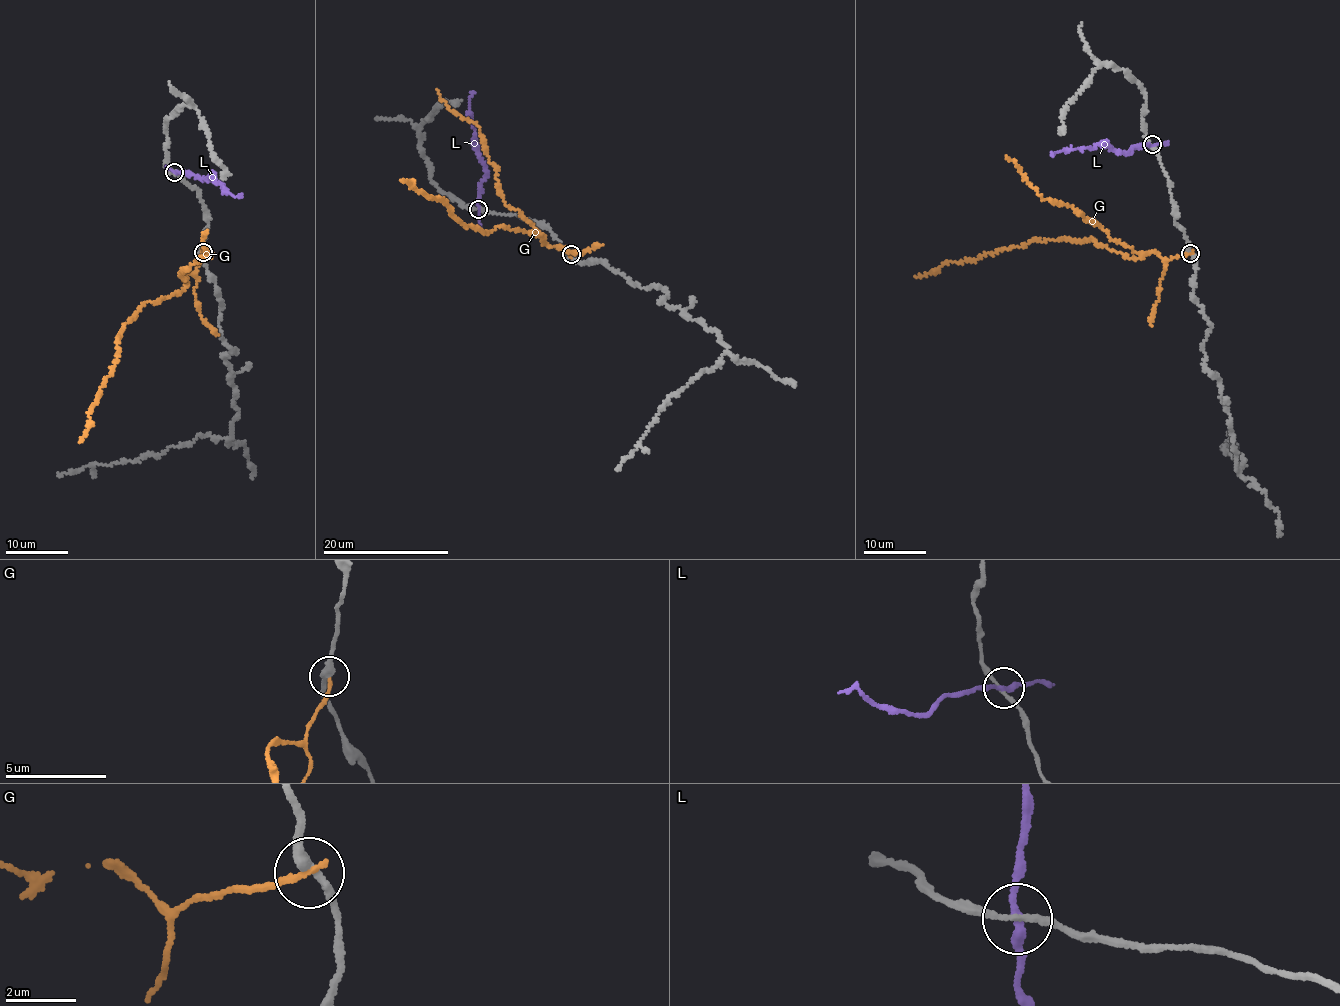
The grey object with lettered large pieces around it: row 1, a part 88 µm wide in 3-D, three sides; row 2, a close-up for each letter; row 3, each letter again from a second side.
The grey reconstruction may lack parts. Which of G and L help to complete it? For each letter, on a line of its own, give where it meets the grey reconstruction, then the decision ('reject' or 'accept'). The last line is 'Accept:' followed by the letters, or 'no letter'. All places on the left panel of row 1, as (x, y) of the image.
G: meets grey at (203, 252); reject
L: meets grey at (174, 172); reject
Accept: no letter

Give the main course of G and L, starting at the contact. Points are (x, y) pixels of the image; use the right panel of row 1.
G: (1191, 253), (1166, 259), (1152, 252), (1133, 259), (1092, 239), (1059, 238), (948, 262), (915, 277)
L: (1151, 144), (1132, 146), (1123, 153), (1097, 144), (1089, 148), (1050, 151)

